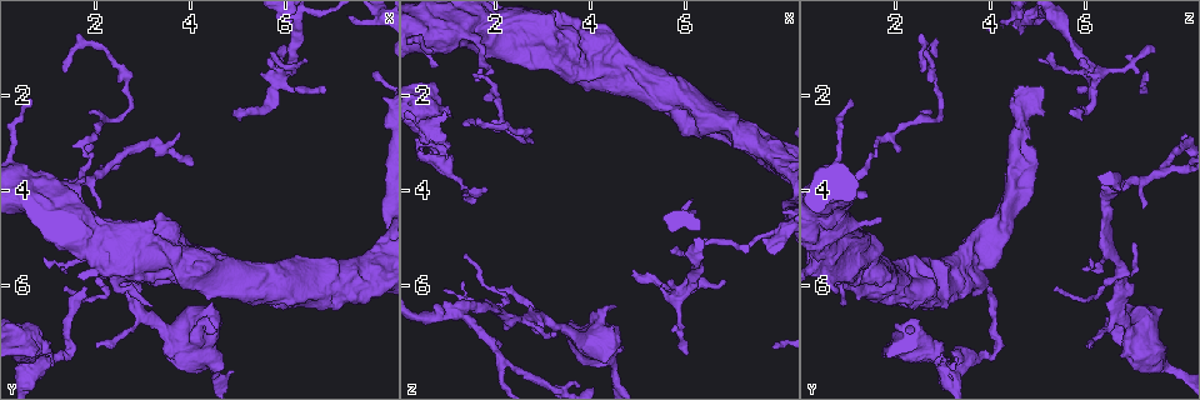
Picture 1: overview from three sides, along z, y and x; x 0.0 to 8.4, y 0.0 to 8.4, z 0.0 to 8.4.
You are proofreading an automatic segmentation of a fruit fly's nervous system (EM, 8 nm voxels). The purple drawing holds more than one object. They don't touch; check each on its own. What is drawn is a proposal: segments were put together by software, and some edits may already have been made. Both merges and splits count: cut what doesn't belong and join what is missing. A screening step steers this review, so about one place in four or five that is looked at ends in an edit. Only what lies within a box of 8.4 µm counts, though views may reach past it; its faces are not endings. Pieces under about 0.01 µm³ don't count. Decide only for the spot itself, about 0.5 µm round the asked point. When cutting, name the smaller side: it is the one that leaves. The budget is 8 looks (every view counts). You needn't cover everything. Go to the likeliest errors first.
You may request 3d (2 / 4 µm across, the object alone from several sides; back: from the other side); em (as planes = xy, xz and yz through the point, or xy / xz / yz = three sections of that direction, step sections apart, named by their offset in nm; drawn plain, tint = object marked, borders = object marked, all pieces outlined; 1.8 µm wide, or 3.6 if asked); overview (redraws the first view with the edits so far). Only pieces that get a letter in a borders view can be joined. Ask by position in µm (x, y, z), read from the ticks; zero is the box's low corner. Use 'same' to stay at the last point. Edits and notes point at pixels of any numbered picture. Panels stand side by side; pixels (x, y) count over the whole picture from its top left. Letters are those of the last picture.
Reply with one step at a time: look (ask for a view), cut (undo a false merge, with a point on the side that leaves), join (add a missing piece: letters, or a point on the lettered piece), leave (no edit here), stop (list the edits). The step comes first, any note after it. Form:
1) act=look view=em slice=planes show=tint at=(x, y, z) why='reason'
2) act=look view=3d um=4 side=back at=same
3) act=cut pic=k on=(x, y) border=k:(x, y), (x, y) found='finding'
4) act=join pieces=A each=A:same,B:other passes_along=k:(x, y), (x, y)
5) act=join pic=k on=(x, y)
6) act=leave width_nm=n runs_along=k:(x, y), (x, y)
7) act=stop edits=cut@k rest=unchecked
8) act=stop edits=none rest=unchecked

act=look view=3d um=2 side=back at=(6.00, 1.55, 6.05) why='a narrow waist'

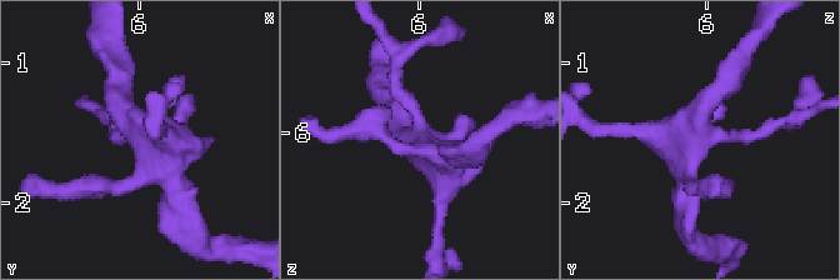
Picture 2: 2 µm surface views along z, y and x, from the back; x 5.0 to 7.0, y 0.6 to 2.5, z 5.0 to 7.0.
act=look view=em slice=planes show=borders at=(5.94, 1.52, 6.10)

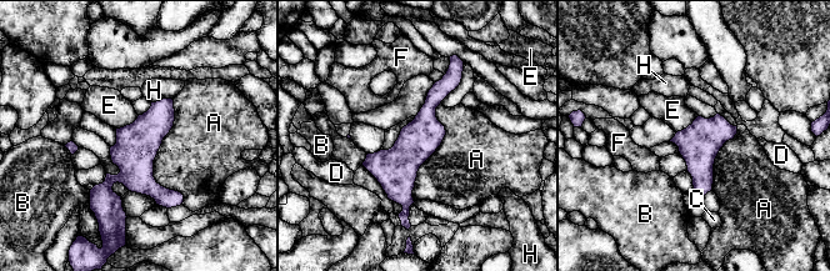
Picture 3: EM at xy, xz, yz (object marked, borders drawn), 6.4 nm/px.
act=leave width_nm=240 each=A:other,B:other,C:other,D:other,E:other,F:other,H:other found='continuous, no second cell'

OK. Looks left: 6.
act=look view=em slice=planes show=borders at=(1.35, 7.40, 4.15) why='sharp bend'

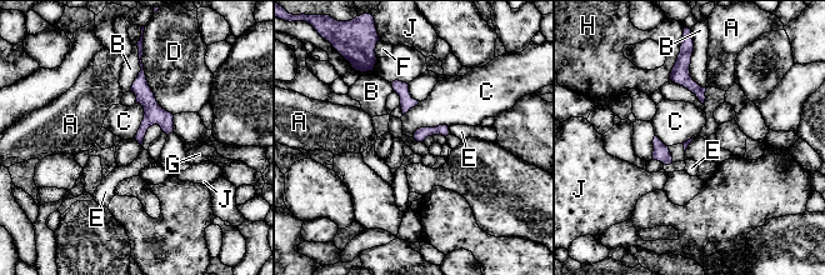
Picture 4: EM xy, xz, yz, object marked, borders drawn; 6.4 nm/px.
act=leave each=A:other,B:other,C:other,D:other,E:other,F:other,G:other,H:other,J:other found='continuous, no second cell'

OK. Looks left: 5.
act=look view=em slice=xy step=8 show=tint at=(1.05, 7.20, 2.40) why='branch stops here'

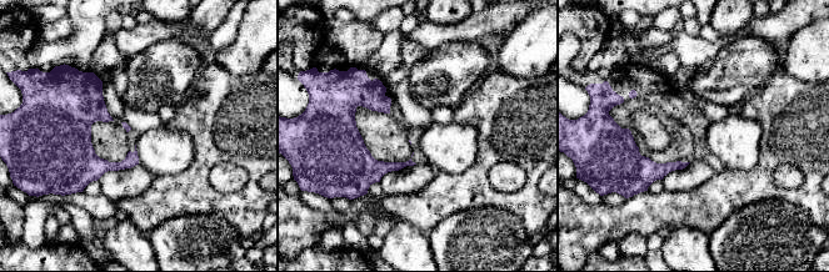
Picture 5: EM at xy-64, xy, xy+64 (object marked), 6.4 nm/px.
act=look view=em slice=planes show=borders at=same why='another direction'

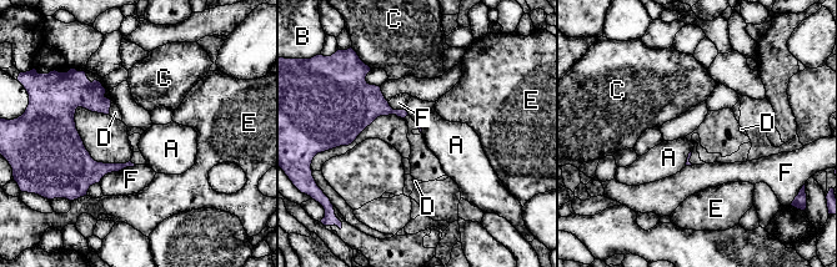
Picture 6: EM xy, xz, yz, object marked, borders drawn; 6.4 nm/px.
act=join pieces=D longest_contact=D:360nm each=A:other,B:other,C:other,D:same,E:other,F:other found='it goes on there'

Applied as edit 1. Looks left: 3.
act=stop edits=join@6 rest=unchecked

